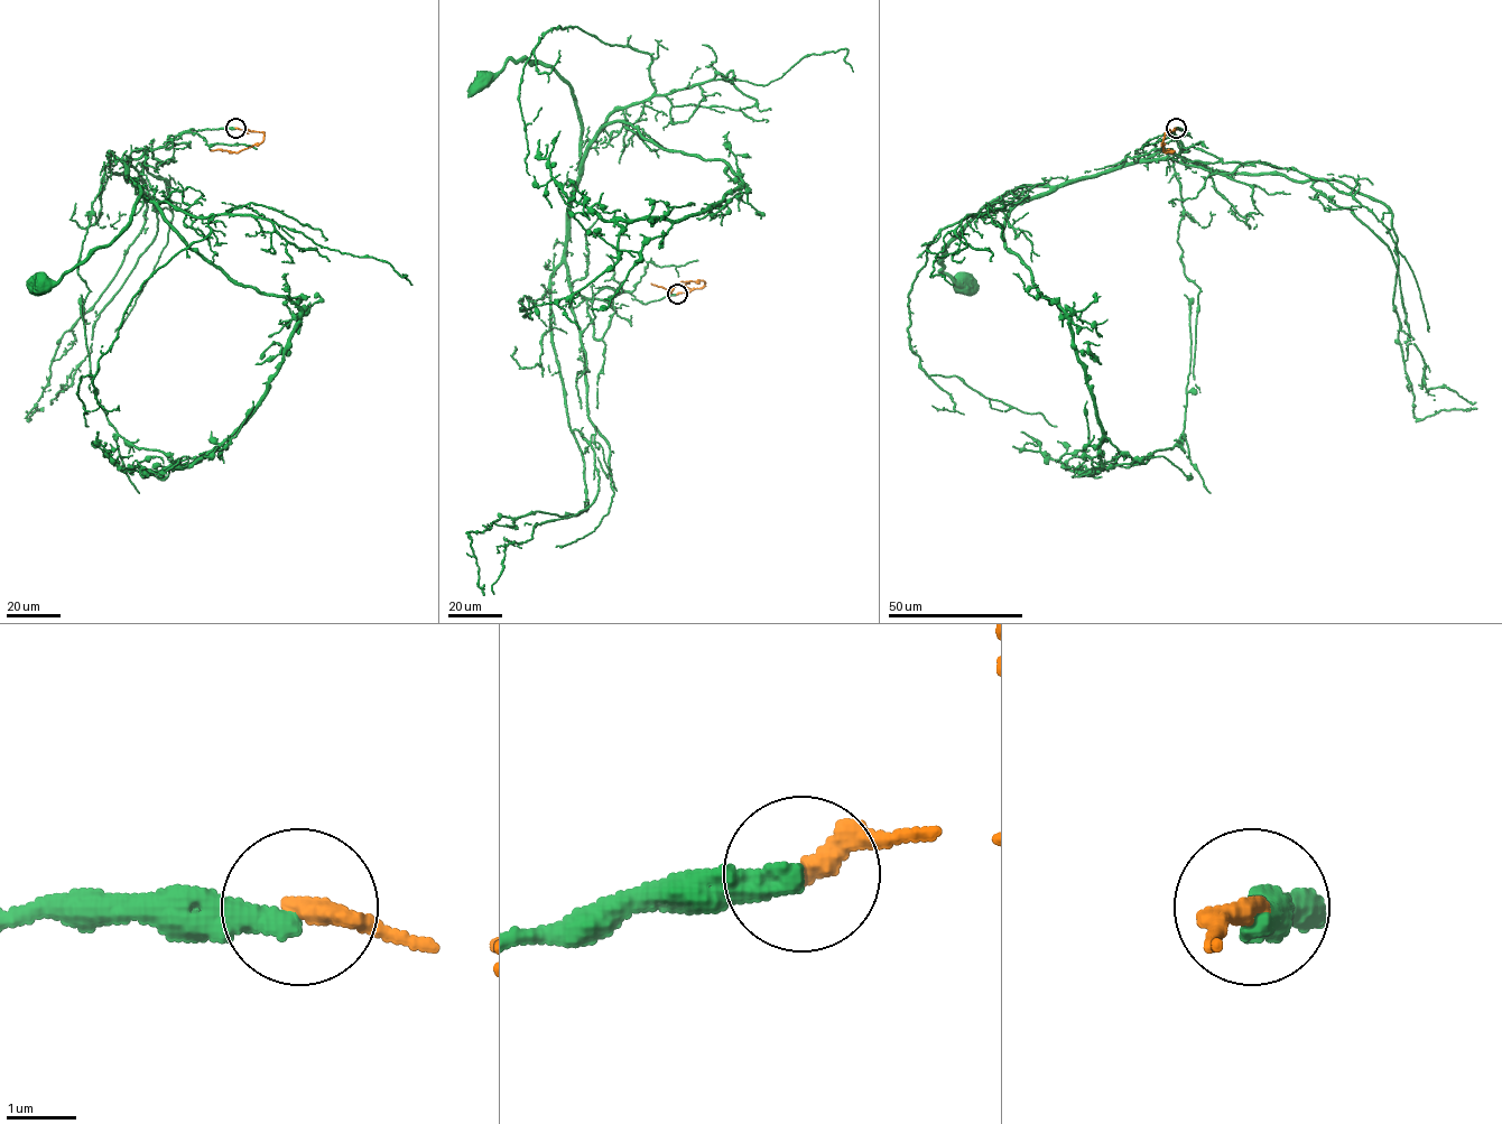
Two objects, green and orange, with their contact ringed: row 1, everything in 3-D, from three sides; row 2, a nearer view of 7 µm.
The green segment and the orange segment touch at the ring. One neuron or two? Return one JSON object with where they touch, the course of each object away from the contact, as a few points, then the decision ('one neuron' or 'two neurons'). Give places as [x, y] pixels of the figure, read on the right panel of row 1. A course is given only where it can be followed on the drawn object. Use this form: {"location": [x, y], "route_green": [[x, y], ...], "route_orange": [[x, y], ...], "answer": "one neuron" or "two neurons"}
{"location": [1176, 128], "route_green": [[1176, 128], [1185, 130], [1174, 131], [1175, 159], [990, 202], [942, 256], [940, 271], [963, 282]], "route_orange": [[1176, 128], [1165, 133], [1162, 150], [1171, 150], [1165, 150]], "answer": "two neurons"}

